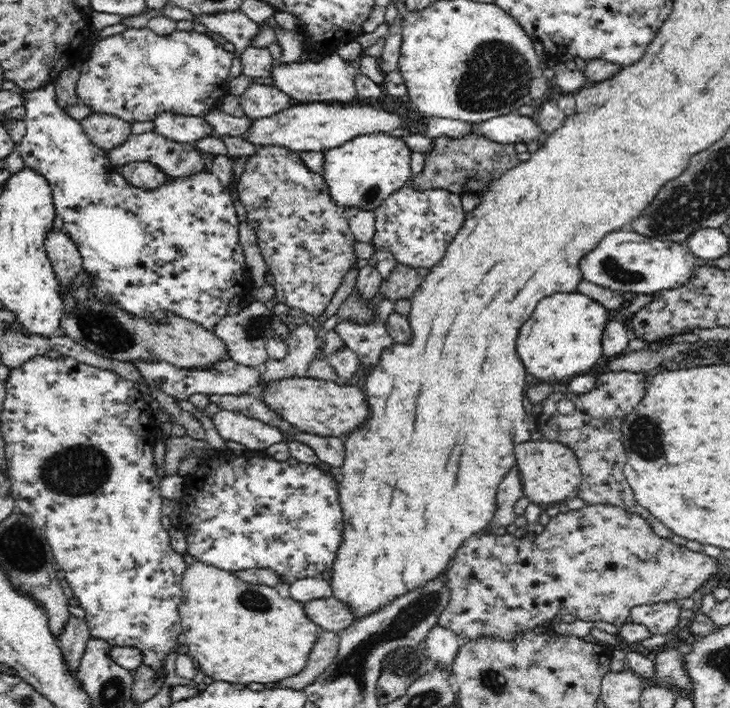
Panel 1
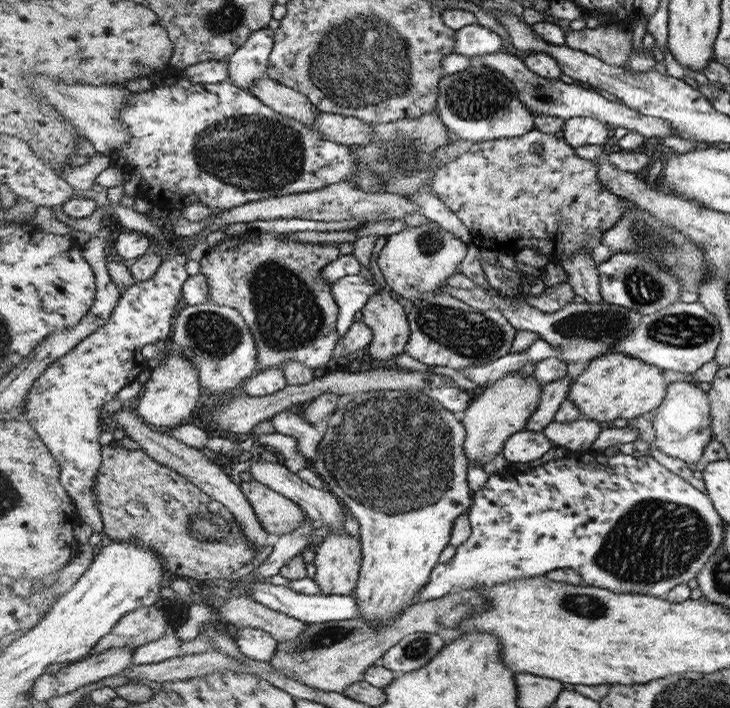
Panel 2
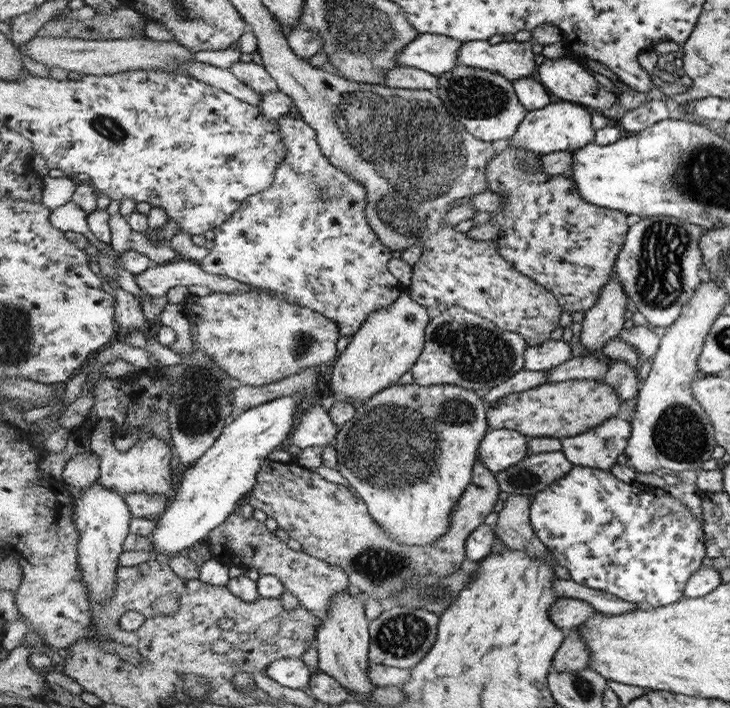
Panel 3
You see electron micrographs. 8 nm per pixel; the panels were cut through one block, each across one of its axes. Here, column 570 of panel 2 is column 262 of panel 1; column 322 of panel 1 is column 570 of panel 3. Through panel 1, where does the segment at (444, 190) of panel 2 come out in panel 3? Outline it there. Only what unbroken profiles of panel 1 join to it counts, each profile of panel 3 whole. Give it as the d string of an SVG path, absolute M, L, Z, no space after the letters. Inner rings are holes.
M506 141L498 145L496 157L488 161L486 168L488 191L498 194L504 202L503 208L492 212L492 223L501 228L501 235L495 241L500 256L512 264L519 272L550 289L564 311L586 312L595 306L615 270L619 251L627 240L628 218L619 210L589 204L580 197L576 181L569 175L550 176L542 171L542 156L512 147Z

